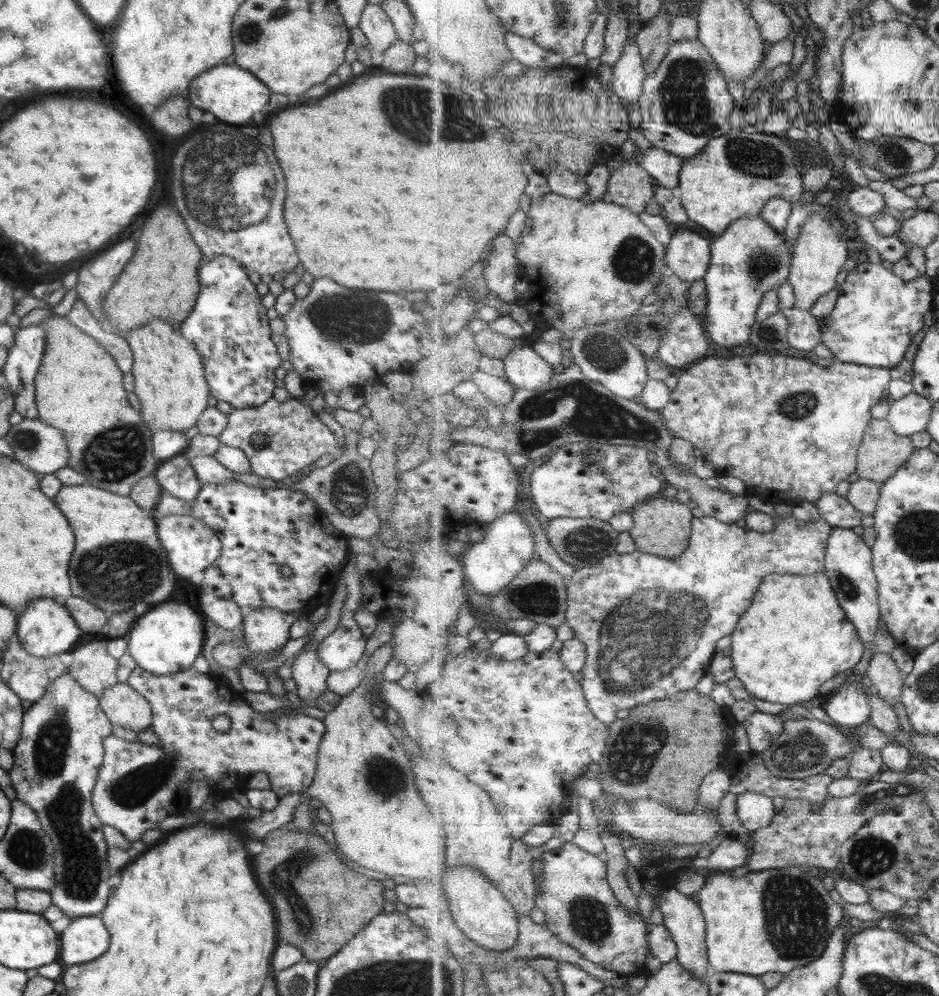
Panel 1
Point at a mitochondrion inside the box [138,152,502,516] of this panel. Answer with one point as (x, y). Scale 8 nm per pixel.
(339, 317)

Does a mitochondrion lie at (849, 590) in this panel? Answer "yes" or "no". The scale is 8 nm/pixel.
yes

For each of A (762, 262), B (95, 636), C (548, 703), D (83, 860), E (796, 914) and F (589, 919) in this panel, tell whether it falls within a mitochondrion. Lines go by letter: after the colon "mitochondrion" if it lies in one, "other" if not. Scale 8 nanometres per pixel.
A: mitochondrion
B: other
C: other
D: mitochondrion
E: mitochondrion
F: mitochondrion

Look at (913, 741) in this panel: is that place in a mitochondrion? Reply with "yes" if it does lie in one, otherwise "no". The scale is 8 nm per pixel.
no

